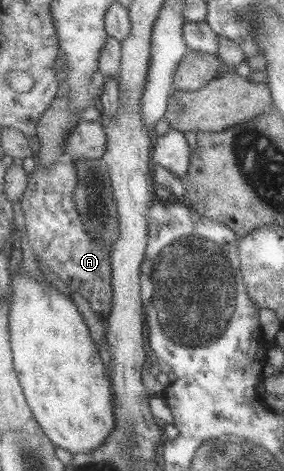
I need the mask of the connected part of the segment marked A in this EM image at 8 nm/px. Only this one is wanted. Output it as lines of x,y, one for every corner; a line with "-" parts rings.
67,158
53,164
53,166
43,167
39,165
31,173
29,188
27,188
22,201
27,217
27,225
29,225
29,240
35,255
38,256
37,258
41,263
45,267
50,267
53,273
57,274
71,289
76,290
85,300
88,300
92,304
94,311
105,321
105,318
110,318
111,313
114,311
114,300
116,299
112,263
114,247
111,244
101,242
101,239
93,236
85,228
84,219
81,218
81,212
77,208
76,202
77,179
79,179
77,166

